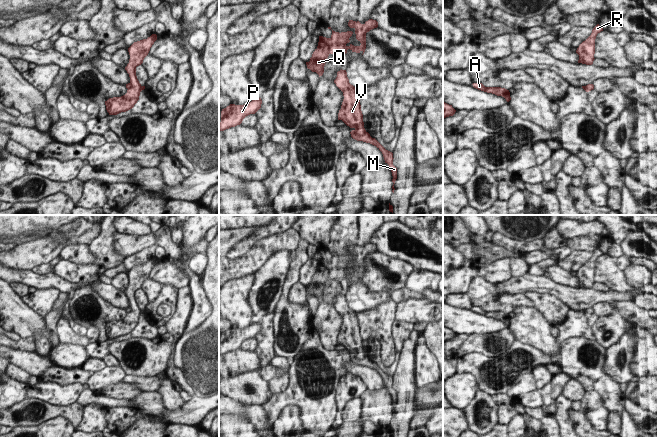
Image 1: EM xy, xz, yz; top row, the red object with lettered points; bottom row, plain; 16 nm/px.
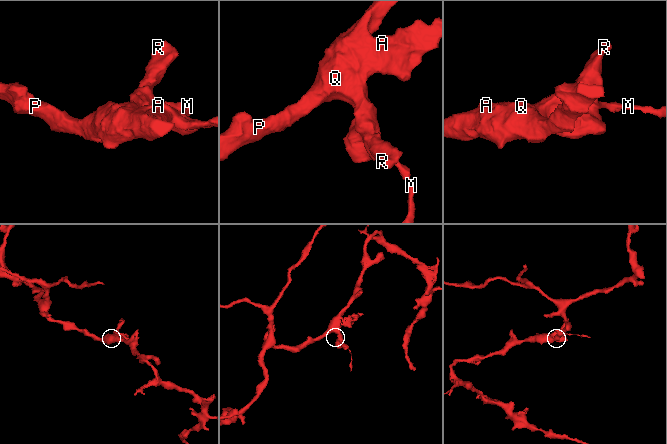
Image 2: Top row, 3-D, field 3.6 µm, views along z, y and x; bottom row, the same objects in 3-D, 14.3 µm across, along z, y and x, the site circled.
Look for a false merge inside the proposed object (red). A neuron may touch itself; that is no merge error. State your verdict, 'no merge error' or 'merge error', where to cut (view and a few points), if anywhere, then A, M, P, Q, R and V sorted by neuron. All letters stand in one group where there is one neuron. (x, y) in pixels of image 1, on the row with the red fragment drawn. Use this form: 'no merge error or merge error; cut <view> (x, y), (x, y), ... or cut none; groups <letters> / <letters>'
merge error; cut xz (352, 130), (358, 135), (363, 135), (366, 132); groups A P Q R V / M

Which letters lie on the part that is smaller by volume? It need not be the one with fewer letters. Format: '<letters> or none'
M

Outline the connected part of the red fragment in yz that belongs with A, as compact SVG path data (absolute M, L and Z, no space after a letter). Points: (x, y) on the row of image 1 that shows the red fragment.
M473 83L472 84L474 88L487 92L487 93L492 93L495 94L497 96L502 96L506 99L507 102L509 102L511 100L510 97L510 92L509 90L505 89L505 88L501 88L501 87L485 87L482 83Z

